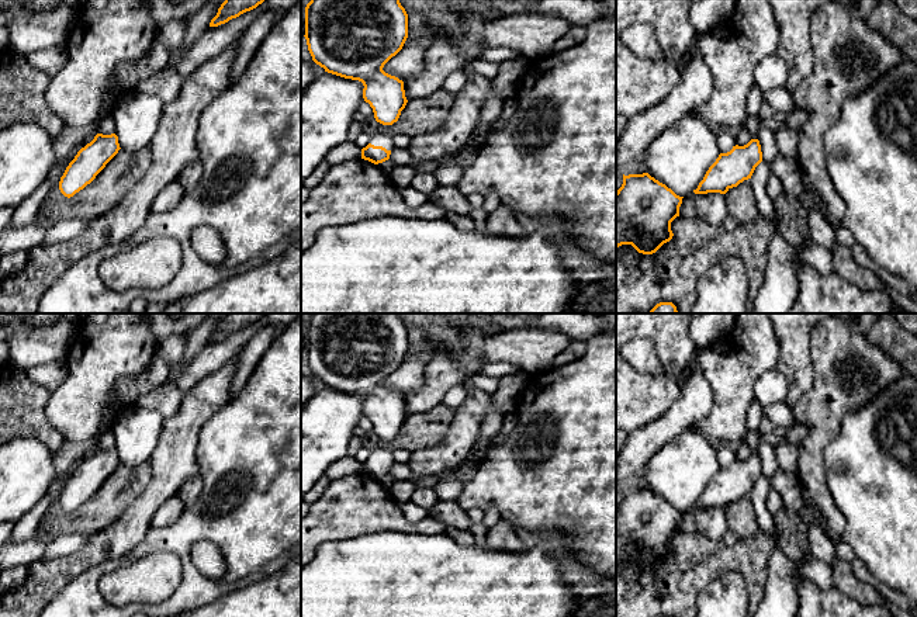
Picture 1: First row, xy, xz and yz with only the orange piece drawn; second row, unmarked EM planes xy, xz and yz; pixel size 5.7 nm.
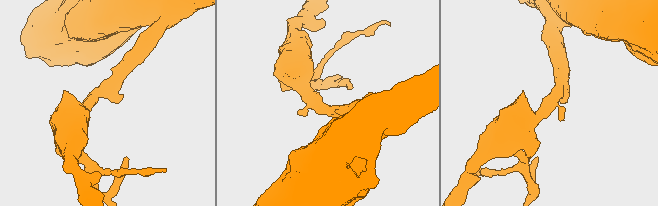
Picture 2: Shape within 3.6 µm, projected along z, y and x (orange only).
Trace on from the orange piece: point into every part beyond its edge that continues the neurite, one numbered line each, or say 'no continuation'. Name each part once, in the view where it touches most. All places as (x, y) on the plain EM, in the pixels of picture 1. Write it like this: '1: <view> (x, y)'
1: xz (379, 454)

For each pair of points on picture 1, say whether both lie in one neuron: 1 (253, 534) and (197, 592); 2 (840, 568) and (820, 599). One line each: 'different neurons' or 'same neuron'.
1: same neuron
2: different neurons

